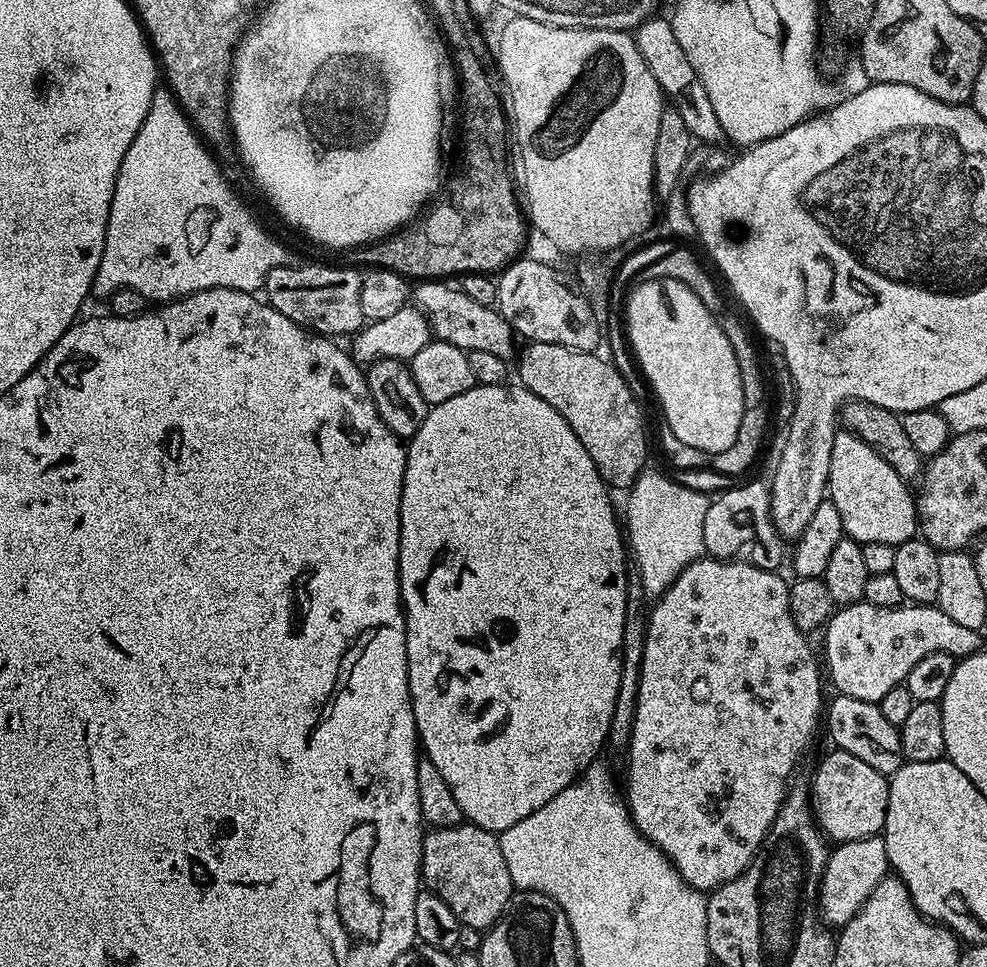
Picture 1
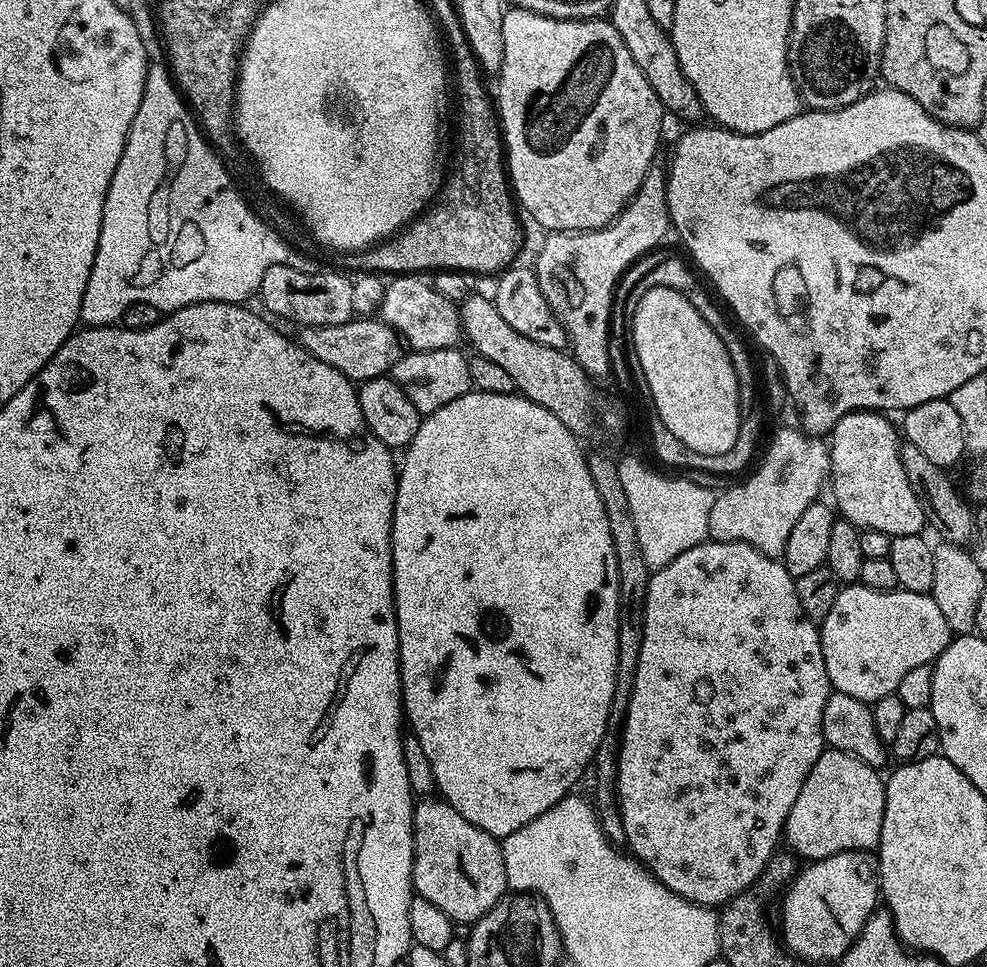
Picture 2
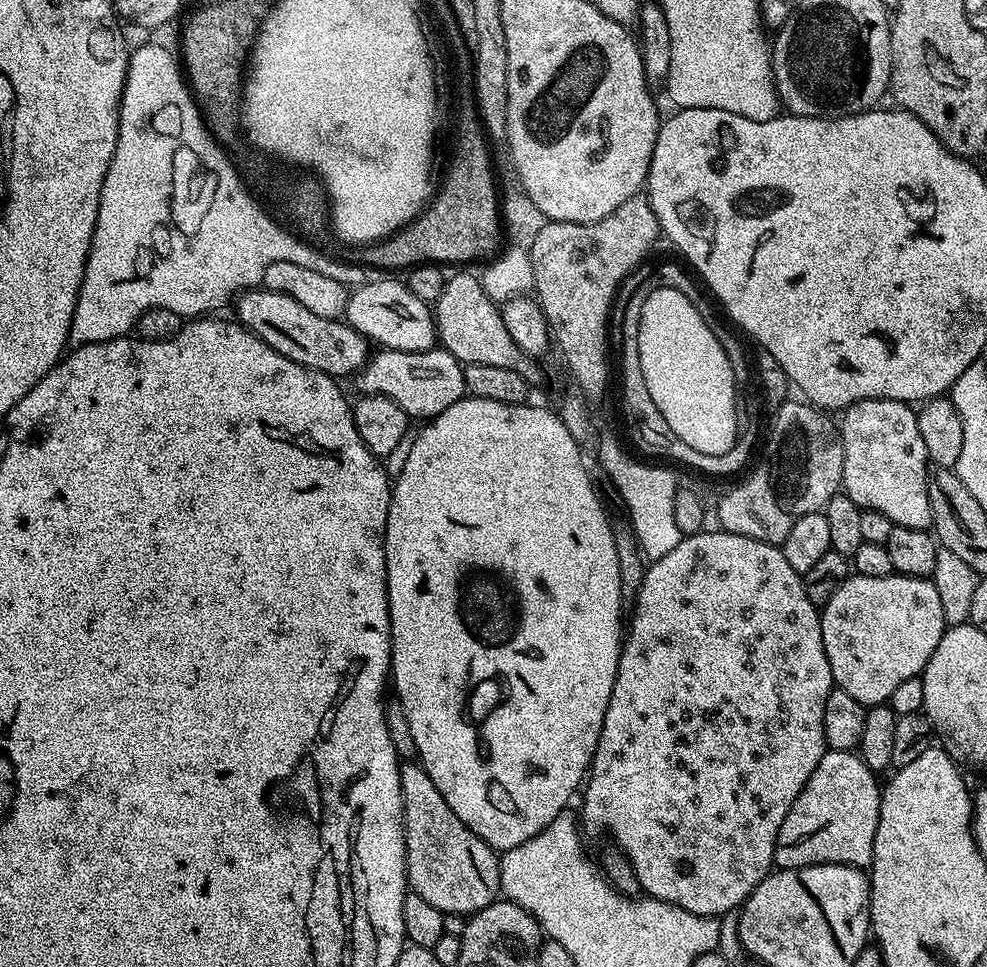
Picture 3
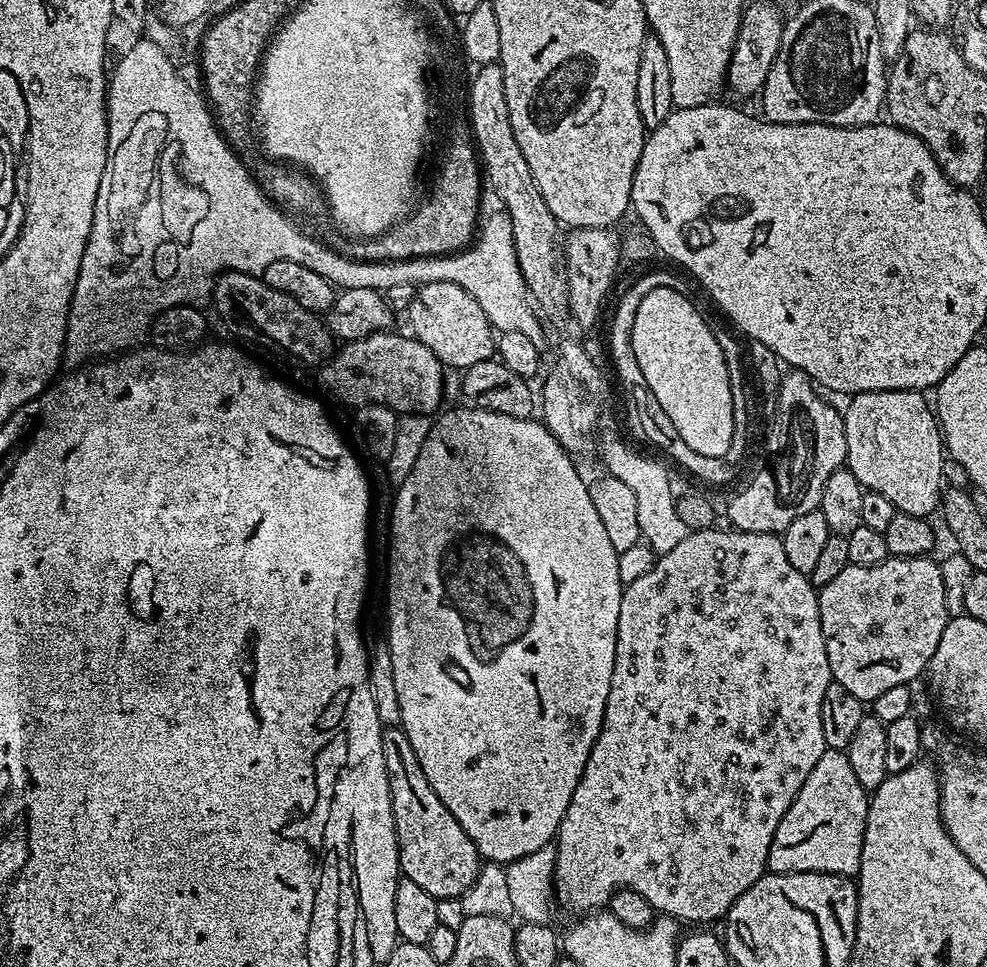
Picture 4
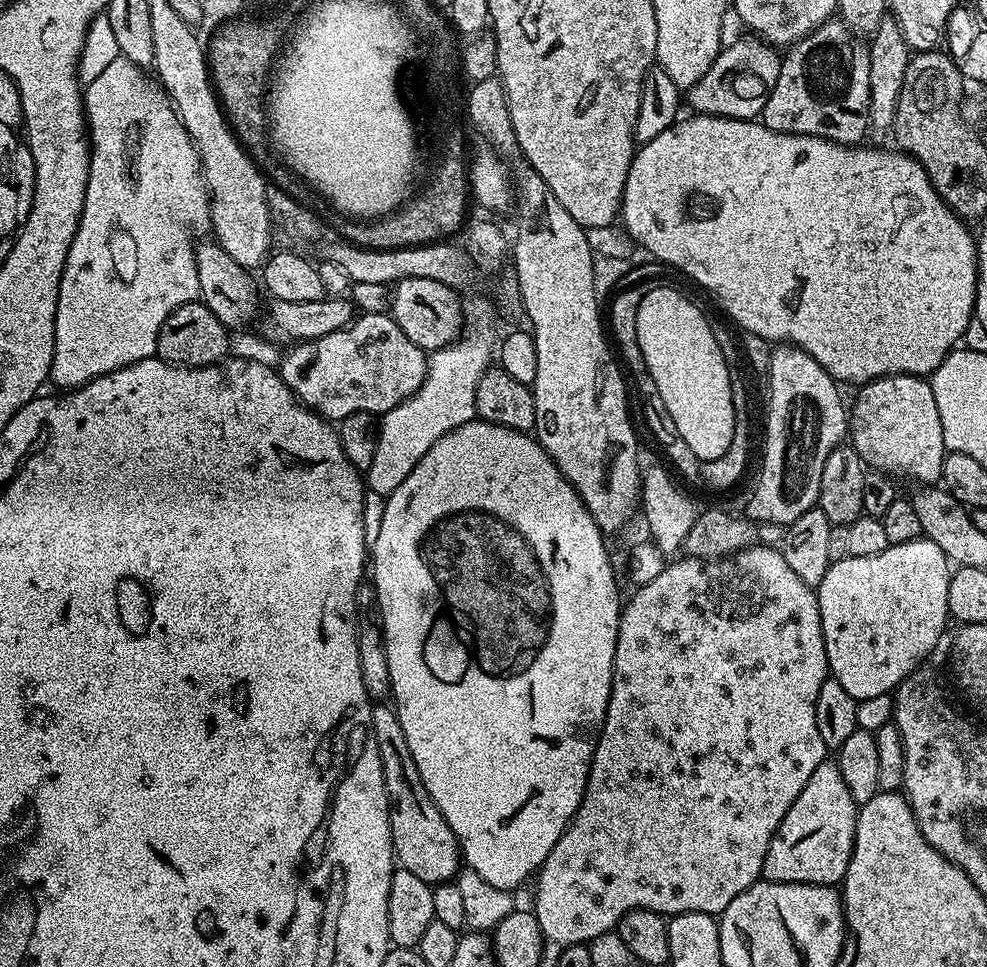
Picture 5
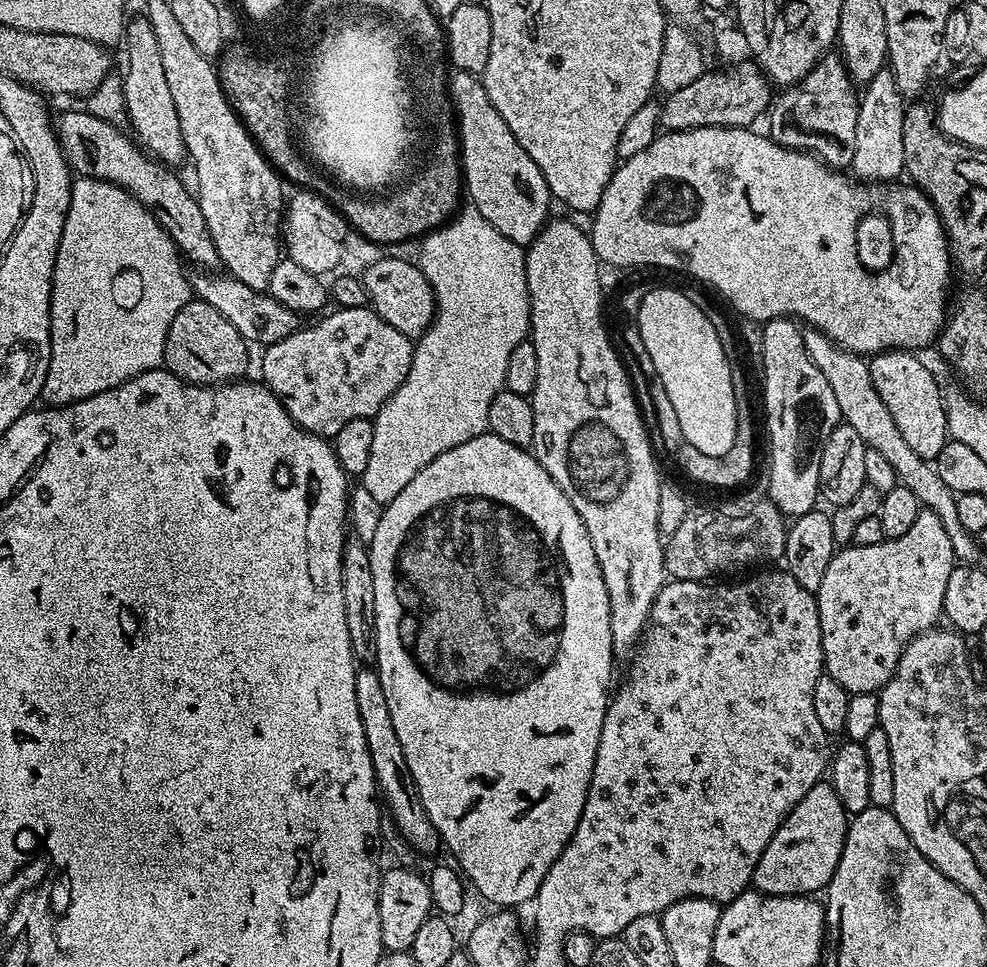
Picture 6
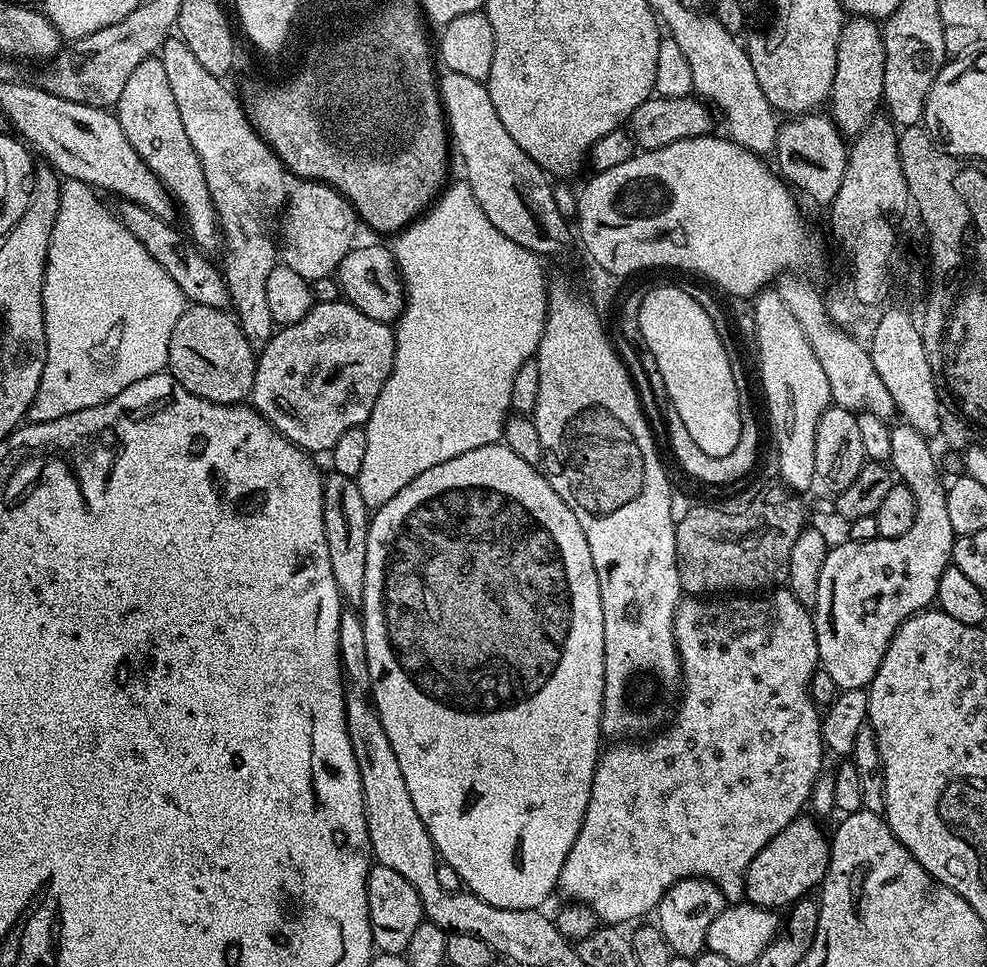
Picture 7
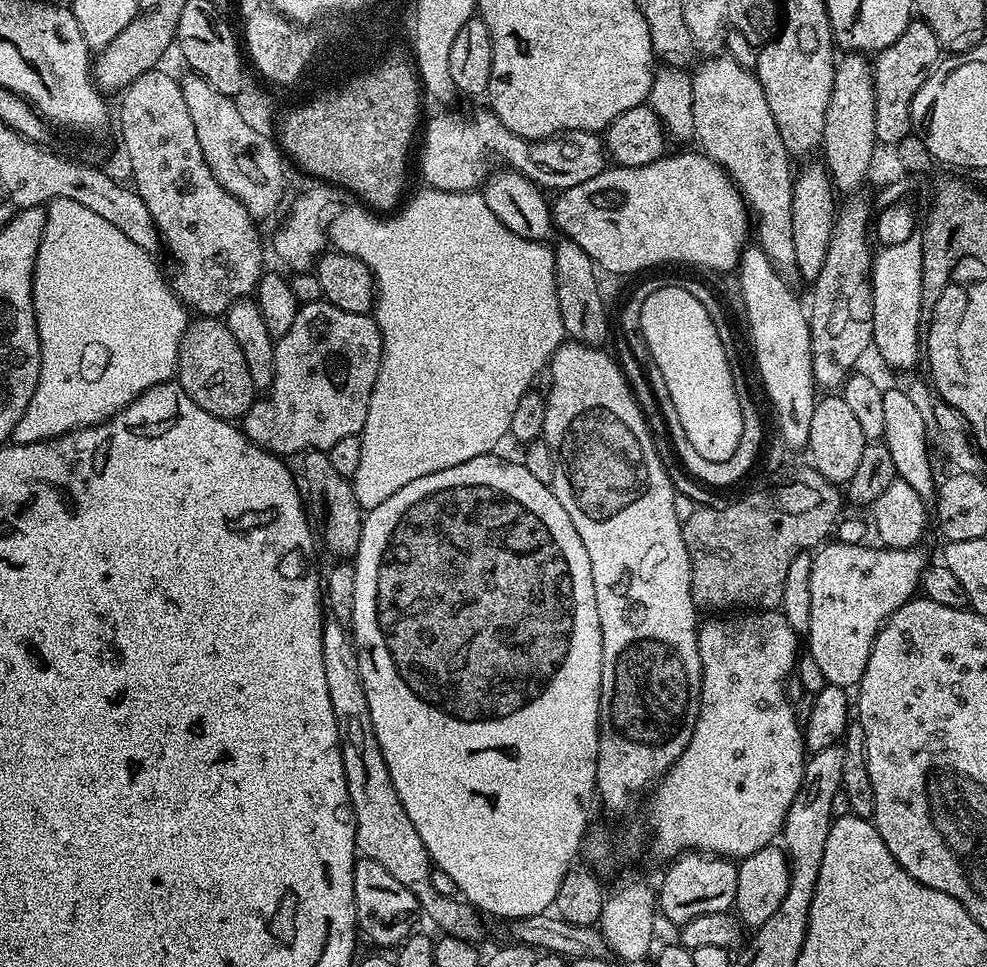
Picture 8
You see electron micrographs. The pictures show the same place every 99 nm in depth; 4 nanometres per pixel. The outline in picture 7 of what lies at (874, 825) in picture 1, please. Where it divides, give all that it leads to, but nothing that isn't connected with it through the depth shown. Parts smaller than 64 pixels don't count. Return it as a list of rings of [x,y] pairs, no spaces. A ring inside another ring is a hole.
[[[801,814],[790,821],[777,836],[770,838],[766,846],[762,846],[744,875],[747,903],[756,904],[760,908],[784,910],[797,900],[805,899],[811,893],[808,892],[811,888],[812,891],[819,889],[828,869],[830,840],[815,822],[811,815]]]

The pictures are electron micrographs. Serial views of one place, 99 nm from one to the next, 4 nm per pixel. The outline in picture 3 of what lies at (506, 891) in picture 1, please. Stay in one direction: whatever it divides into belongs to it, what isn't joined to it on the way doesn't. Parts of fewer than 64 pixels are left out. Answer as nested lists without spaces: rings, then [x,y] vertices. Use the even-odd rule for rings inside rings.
[[[401,763],[400,785],[409,889],[449,916],[468,918],[493,904],[501,895],[500,856],[496,849],[478,838],[446,806],[446,798],[438,794],[438,786],[430,782],[430,774],[420,763]]]

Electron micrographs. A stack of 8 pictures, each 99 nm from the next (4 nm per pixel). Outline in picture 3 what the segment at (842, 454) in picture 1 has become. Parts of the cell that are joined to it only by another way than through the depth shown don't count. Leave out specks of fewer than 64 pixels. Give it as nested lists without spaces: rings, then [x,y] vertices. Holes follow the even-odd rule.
[[[863,400],[847,409],[843,416],[844,421],[838,424],[840,441],[844,447],[842,492],[861,510],[869,508],[878,510],[878,514],[886,514],[886,518],[890,518],[895,527],[927,529],[932,523],[928,497],[930,461],[918,430],[917,409],[902,400]]]

